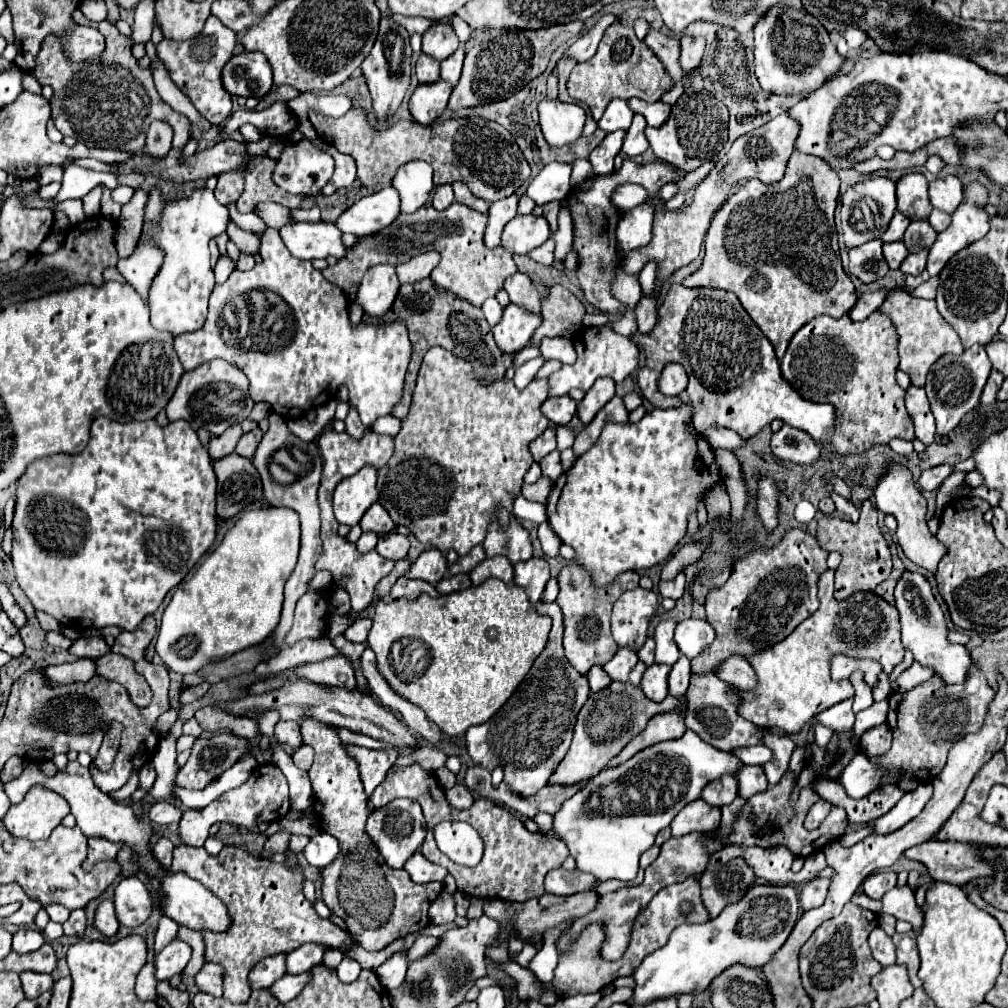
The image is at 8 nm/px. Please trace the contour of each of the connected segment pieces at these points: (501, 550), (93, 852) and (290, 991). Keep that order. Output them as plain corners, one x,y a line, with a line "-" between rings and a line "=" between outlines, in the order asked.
514,517
508,531
502,531
496,525
490,525
482,545
488,557
506,555
512,563
526,561
532,557
532,543
530,543
528,531
=
88,839
88,861
84,861
84,869
92,869
92,865
100,861
114,861
118,851
122,849
120,843
110,843
106,839
=
300,973
300,975
286,975
282,977
280,981
276,981
270,991
274,993
274,997
280,1001
280,1003
288,1003
292,1001
300,989
304,989
304,985
308,985
308,981
312,979
312,973

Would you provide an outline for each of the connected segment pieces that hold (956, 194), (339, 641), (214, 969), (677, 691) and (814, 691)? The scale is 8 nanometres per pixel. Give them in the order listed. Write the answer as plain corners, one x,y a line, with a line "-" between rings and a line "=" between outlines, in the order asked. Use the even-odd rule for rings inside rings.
956,175
934,179
930,183
930,203
944,213
952,213
962,203
962,181
=
340,633
340,635
336,635
334,639
332,639
332,643
356,665
356,659
362,655
362,651
366,649
366,645
362,645
362,643
352,643
352,641
348,641
346,637
344,637
344,633
=
206,963
202,967
202,971
194,977
196,987
204,993
210,993
214,997
222,997
222,967
216,963
=
680,657
674,665
672,665
672,671
670,671
670,677
668,677
668,689
670,689
670,695
674,697
680,697
686,693
690,685
690,659
688,657
=
826,569
818,579
820,607
806,621
802,621
792,635
758,655
748,657
758,675
758,687
744,691
744,703
738,713
766,729
780,729
788,735
798,733
804,723
822,713
824,709
854,697
848,680
834,681
830,677
830,661
838,653
846,657
874,659
882,665
884,673
904,661
904,645
900,641
900,613
894,603
888,603
874,591
852,593
852,597
838,601
834,597
832,569

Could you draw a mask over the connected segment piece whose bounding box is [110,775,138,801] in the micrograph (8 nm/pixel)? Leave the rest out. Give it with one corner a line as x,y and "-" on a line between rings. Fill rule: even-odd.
134,775
122,789
118,789
110,794
110,797
116,801
124,801
138,789
138,775

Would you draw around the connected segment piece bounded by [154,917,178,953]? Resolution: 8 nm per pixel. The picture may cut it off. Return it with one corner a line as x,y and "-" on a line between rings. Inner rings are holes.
162,917
162,921
158,923
158,931
156,931
156,943
154,943
156,953
160,953
160,949
164,949
168,941
174,941
176,933
178,933
178,925
172,919

